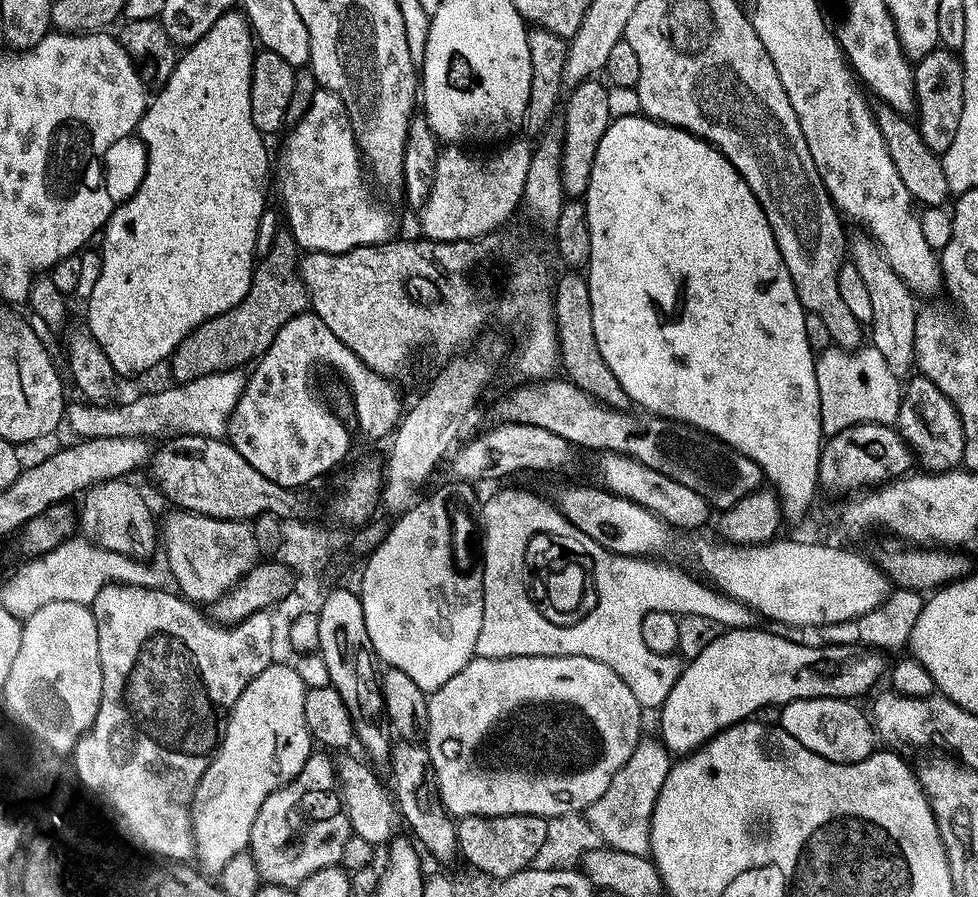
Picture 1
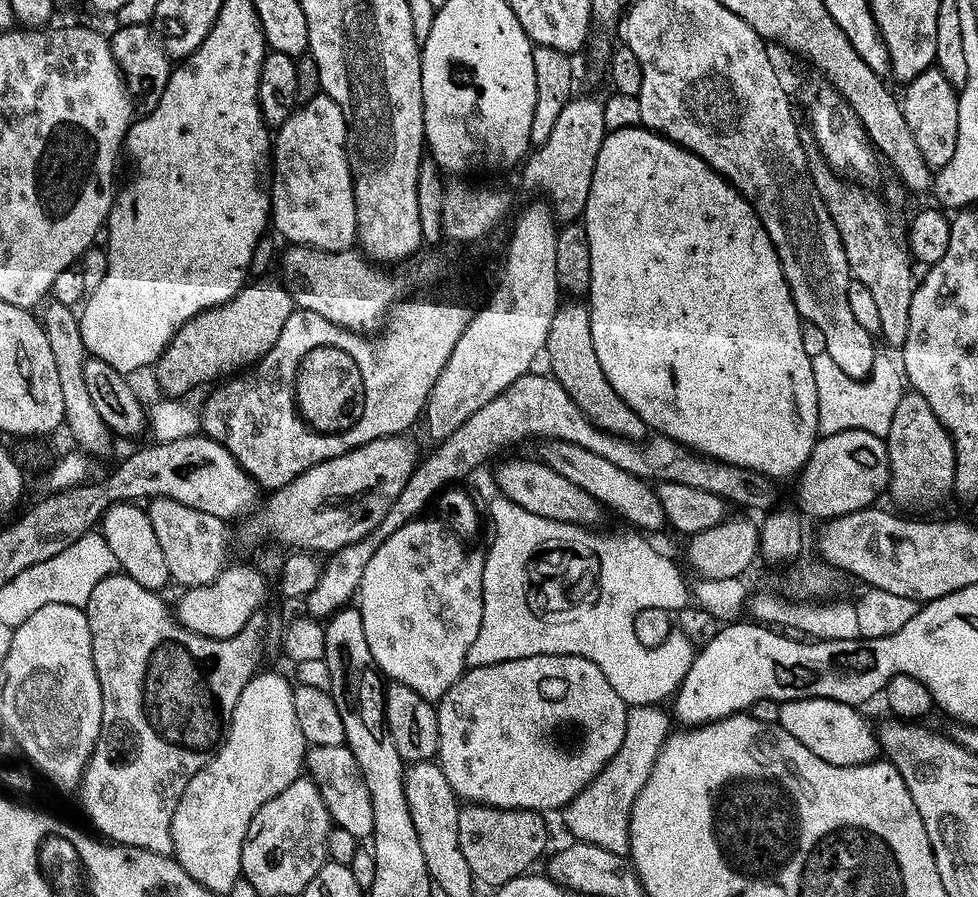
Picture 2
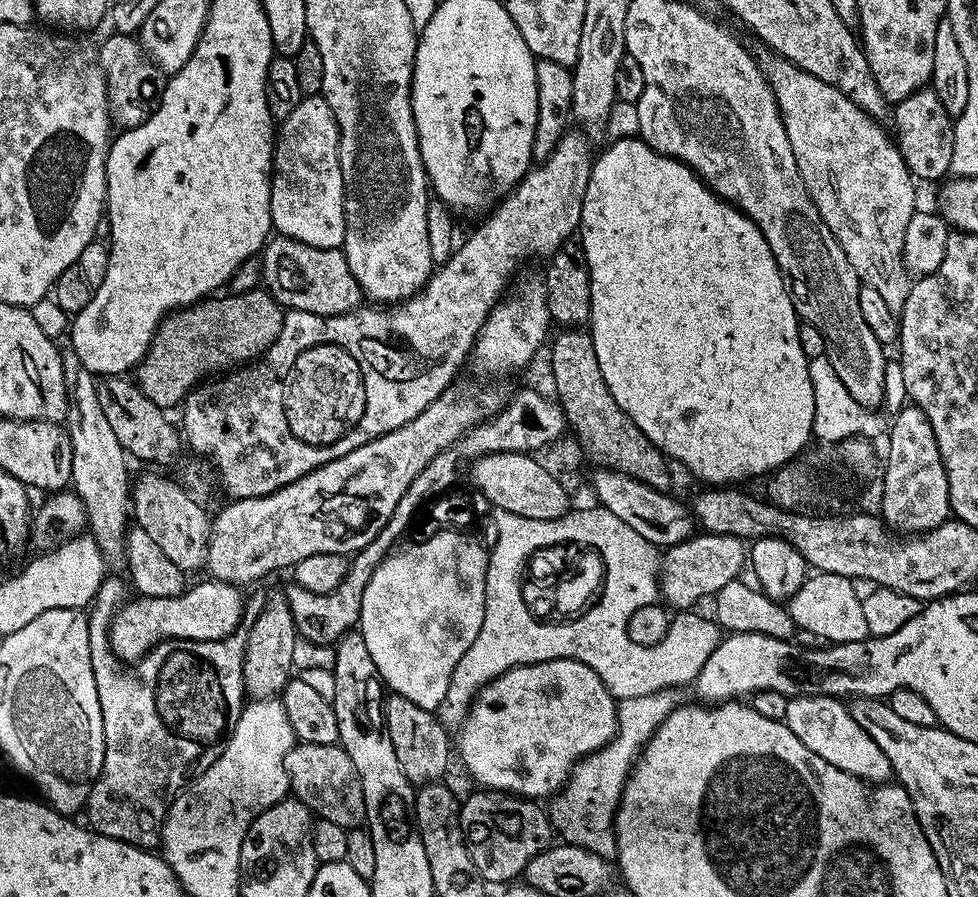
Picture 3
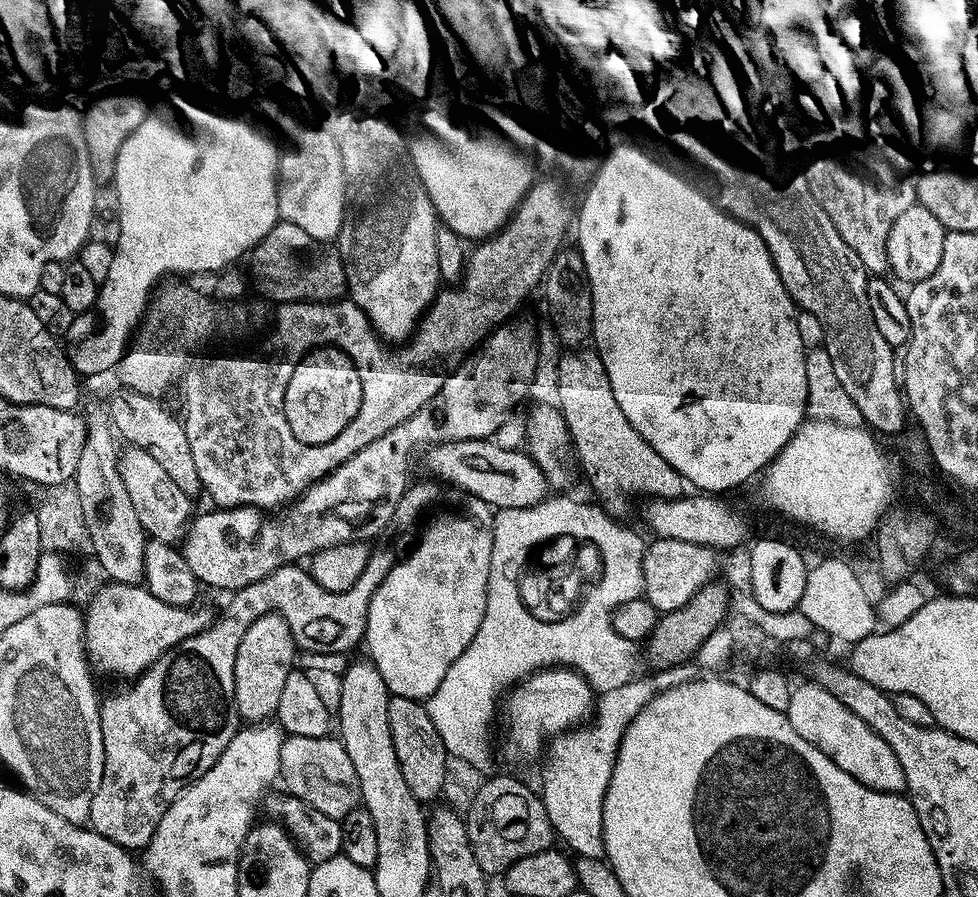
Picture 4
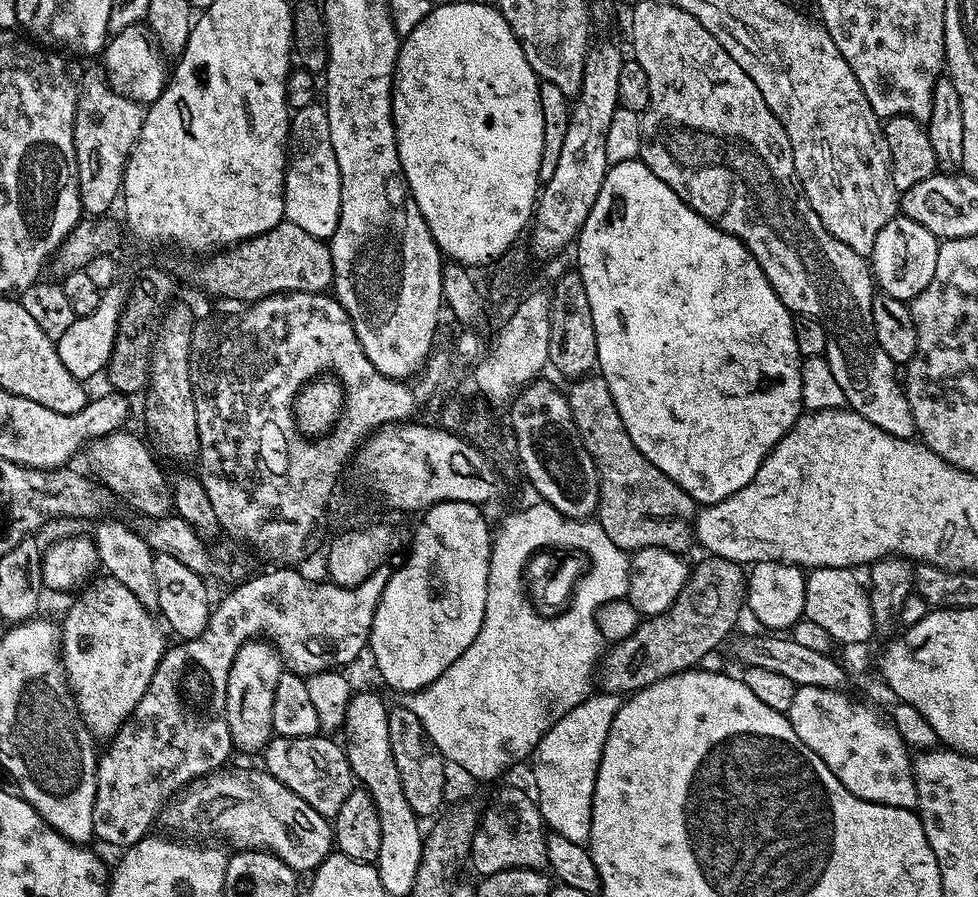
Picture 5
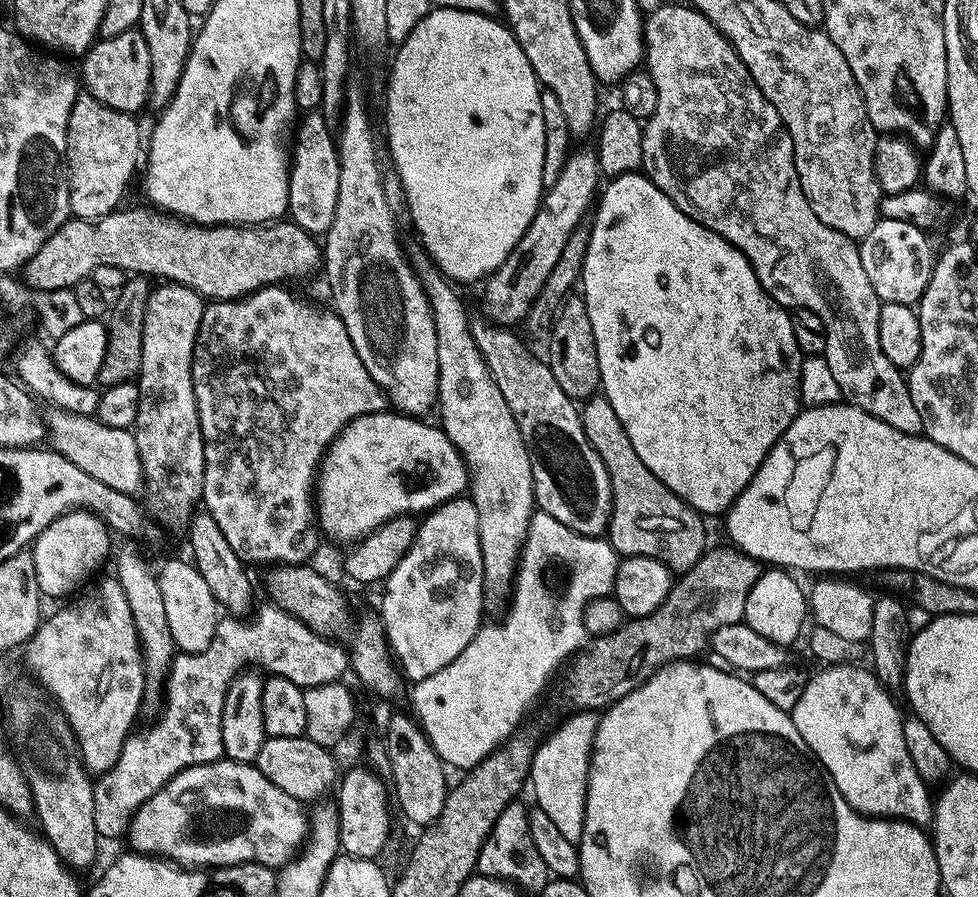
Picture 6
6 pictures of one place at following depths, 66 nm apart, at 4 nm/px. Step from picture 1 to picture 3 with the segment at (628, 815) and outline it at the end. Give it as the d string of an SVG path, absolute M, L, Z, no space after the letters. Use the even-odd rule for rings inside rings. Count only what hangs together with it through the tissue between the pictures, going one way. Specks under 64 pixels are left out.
M687 685L670 686L652 693L635 695L634 698L622 699L617 703L615 736L606 746L584 756L572 768L566 784L549 803L551 806L548 806L548 813L552 827L565 843L578 845L605 858L615 855L613 824L632 765L661 722L673 710L683 707L689 698L690 690Z

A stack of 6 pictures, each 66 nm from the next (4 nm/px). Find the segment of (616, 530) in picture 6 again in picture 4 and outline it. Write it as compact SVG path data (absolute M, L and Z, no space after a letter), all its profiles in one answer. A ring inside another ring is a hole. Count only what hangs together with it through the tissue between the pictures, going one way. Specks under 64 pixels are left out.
M595 351L572 352L556 364L556 400L570 430L576 459L588 484L603 503L616 504L627 496L654 500L679 500L685 495L686 481L666 458L654 451L634 430L614 398L604 364Z

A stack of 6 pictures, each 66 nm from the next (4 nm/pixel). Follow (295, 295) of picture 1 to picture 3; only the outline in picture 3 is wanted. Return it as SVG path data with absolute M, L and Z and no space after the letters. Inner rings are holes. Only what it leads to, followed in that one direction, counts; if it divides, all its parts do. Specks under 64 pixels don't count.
M259 286L248 293L216 294L165 315L156 327L147 354L134 369L135 383L151 402L171 410L183 402L192 387L195 389L213 374L259 361L269 349L275 349L285 313L272 293Z

